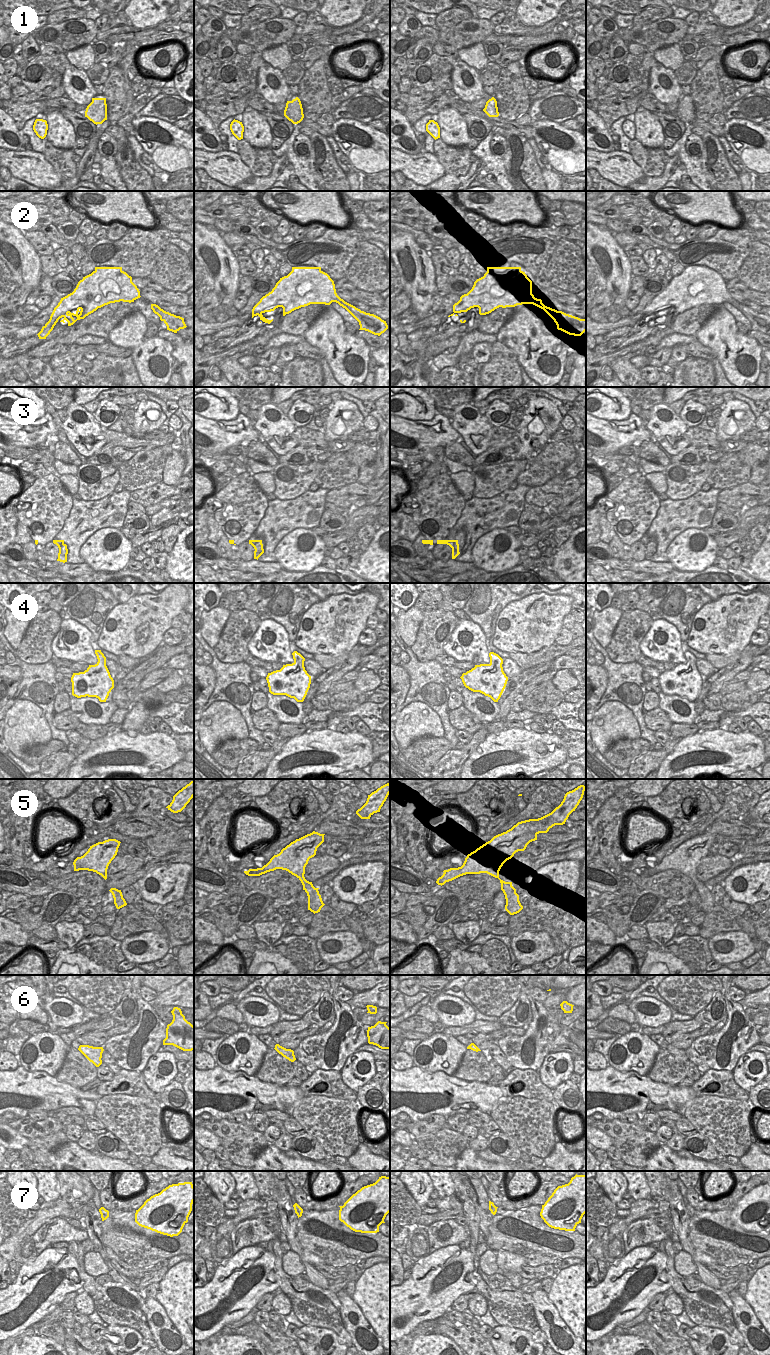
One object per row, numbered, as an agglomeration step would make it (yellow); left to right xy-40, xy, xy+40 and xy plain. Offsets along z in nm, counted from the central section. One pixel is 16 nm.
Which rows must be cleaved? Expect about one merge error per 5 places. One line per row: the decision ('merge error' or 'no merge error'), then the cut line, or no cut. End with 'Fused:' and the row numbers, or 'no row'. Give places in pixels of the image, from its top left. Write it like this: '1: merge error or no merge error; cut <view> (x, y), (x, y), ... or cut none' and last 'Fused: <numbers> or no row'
1: no merge error; cut none
2: no merge error; cut none
3: merge error; cut xy+40 (455, 540), (452, 549)
4: no merge error; cut none
5: no merge error; cut none
6: no merge error; cut none
7: no merge error; cut none
Fused: 3

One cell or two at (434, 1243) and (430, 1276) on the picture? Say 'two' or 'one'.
two

